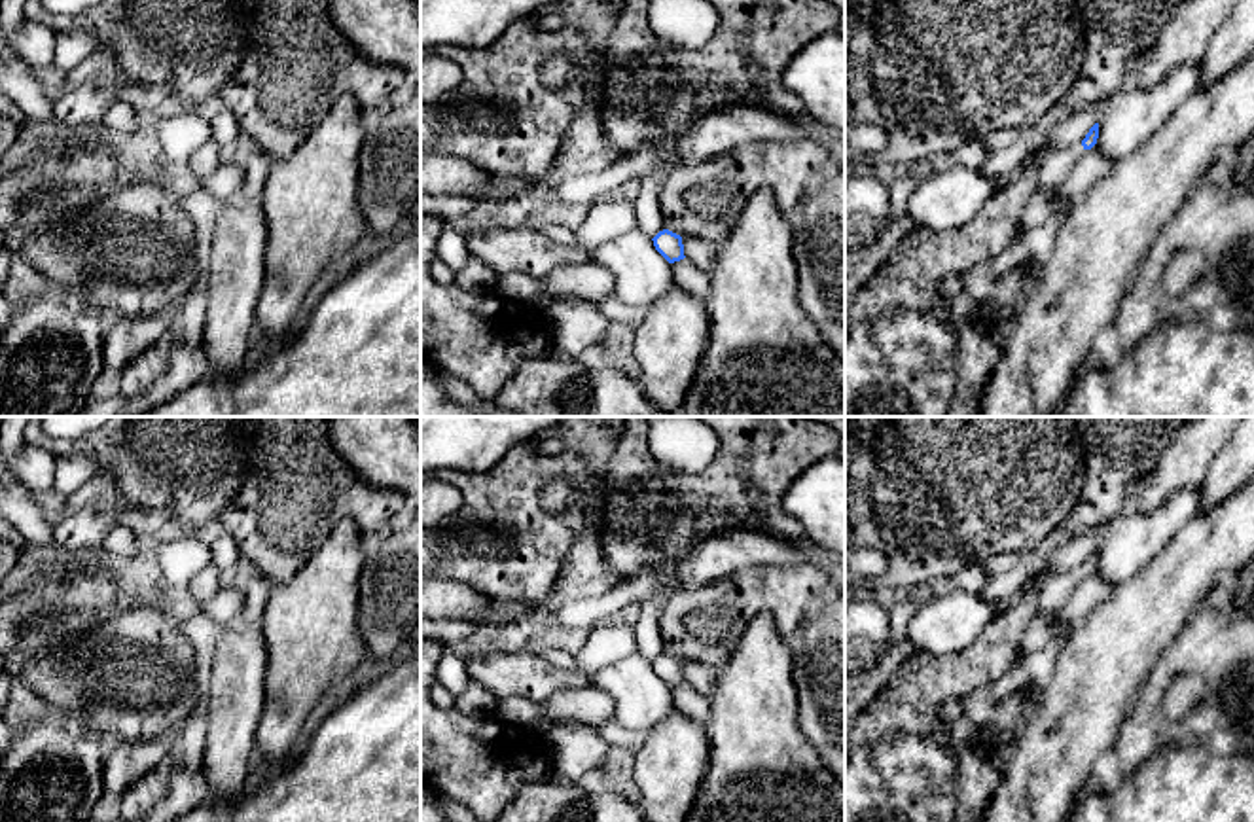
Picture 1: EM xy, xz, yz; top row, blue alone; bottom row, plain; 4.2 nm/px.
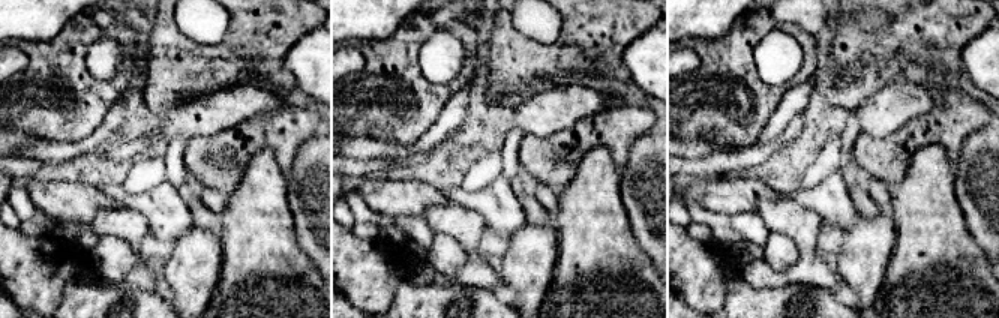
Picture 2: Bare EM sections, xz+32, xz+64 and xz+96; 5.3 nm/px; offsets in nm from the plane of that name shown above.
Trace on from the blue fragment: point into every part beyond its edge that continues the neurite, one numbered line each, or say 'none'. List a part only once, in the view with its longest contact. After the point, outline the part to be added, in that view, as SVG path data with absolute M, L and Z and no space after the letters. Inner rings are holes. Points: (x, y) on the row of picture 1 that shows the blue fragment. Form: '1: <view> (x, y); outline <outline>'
1: yz (1056, 167); outline M1080 144L1063 152L1048 153L1042 159L1042 165L1038 170L1034 193L1059 188L1065 182L1065 178L1070 174L1070 170L1074 169L1078 159L1084 155L1084 152L1085 150Z

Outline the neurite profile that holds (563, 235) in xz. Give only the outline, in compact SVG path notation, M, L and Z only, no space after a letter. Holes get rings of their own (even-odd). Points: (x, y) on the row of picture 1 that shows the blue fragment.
M542 225L538 227L538 231L549 237L553 242L583 248L574 229L561 227L561 225Z

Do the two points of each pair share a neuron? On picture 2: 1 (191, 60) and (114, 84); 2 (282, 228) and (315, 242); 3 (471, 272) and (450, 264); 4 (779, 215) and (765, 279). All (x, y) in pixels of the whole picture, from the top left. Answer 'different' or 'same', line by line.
1: different
2: different
3: different
4: same

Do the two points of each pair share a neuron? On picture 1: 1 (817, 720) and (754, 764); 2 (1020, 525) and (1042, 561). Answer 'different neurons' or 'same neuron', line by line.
1: different neurons
2: different neurons

